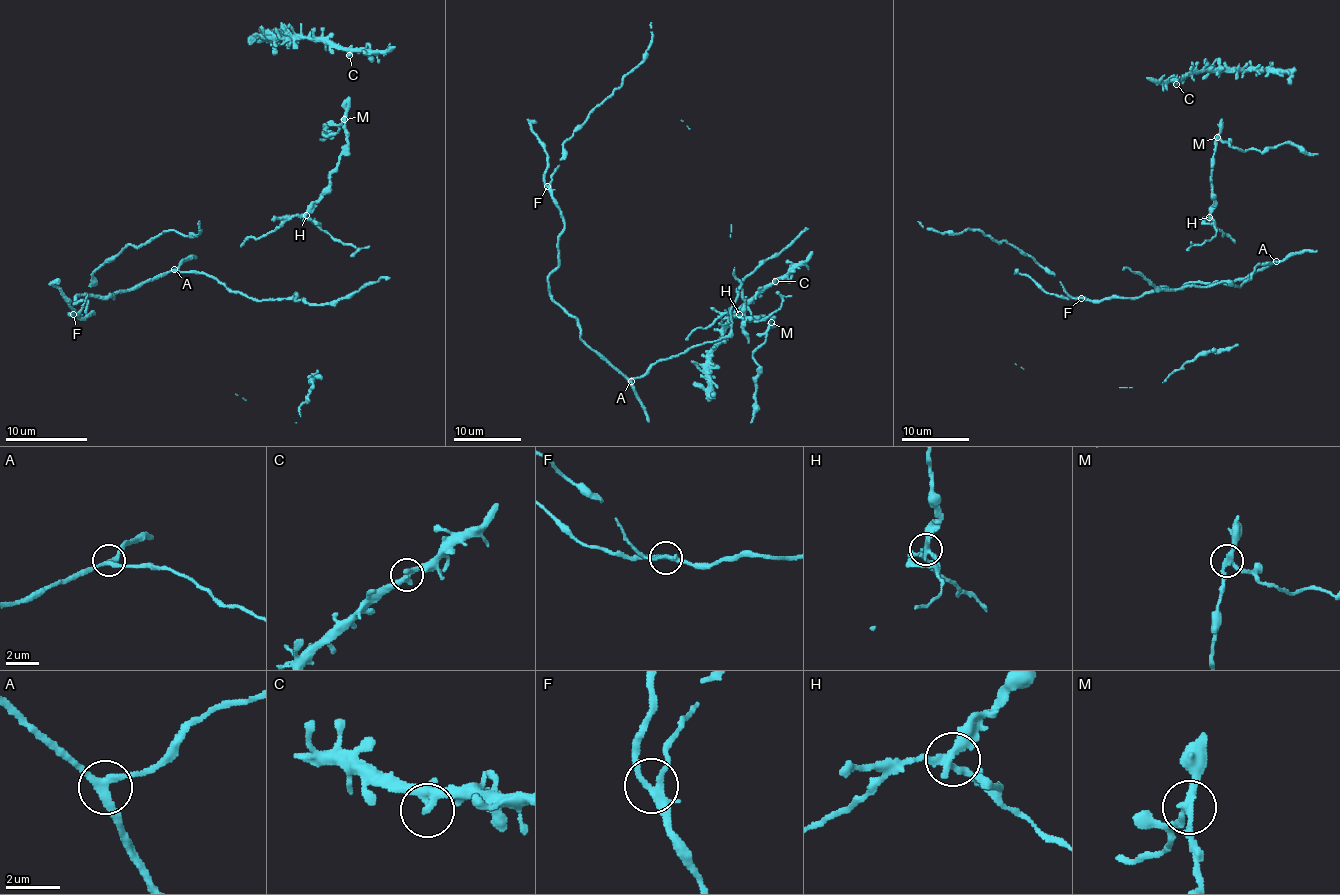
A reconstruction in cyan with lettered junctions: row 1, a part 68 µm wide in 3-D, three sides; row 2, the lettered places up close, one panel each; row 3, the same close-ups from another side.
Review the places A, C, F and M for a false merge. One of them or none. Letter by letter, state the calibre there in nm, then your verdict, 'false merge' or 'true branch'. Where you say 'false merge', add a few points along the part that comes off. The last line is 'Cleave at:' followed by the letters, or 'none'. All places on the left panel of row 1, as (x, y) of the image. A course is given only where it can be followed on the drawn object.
A: calibre 260 nm; true branch
C: calibre 280 nm; true branch
F: calibre 240 nm; true branch
M: calibre 240 nm; false merge; course (345, 119), (347, 149), (330, 174), (330, 189), (306, 215), (322, 230), (357, 248), (353, 256)
Cleave at: M

